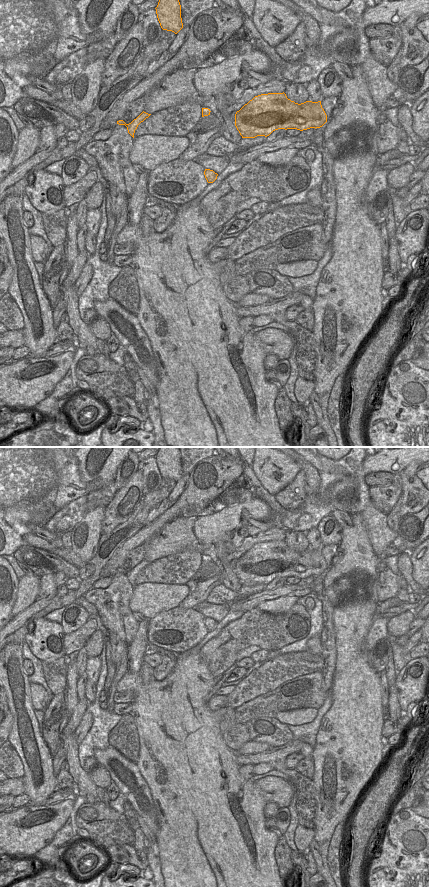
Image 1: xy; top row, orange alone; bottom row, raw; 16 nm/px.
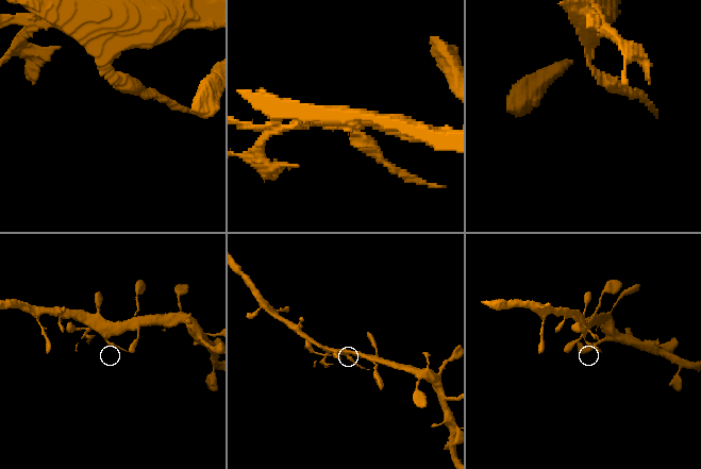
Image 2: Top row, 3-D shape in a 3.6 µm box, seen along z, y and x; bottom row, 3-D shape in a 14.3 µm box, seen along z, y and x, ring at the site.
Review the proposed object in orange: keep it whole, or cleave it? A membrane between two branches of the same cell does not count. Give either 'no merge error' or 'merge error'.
merge error

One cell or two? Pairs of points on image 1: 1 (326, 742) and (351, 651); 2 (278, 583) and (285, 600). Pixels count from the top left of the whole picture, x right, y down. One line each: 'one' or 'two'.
1: one
2: two

